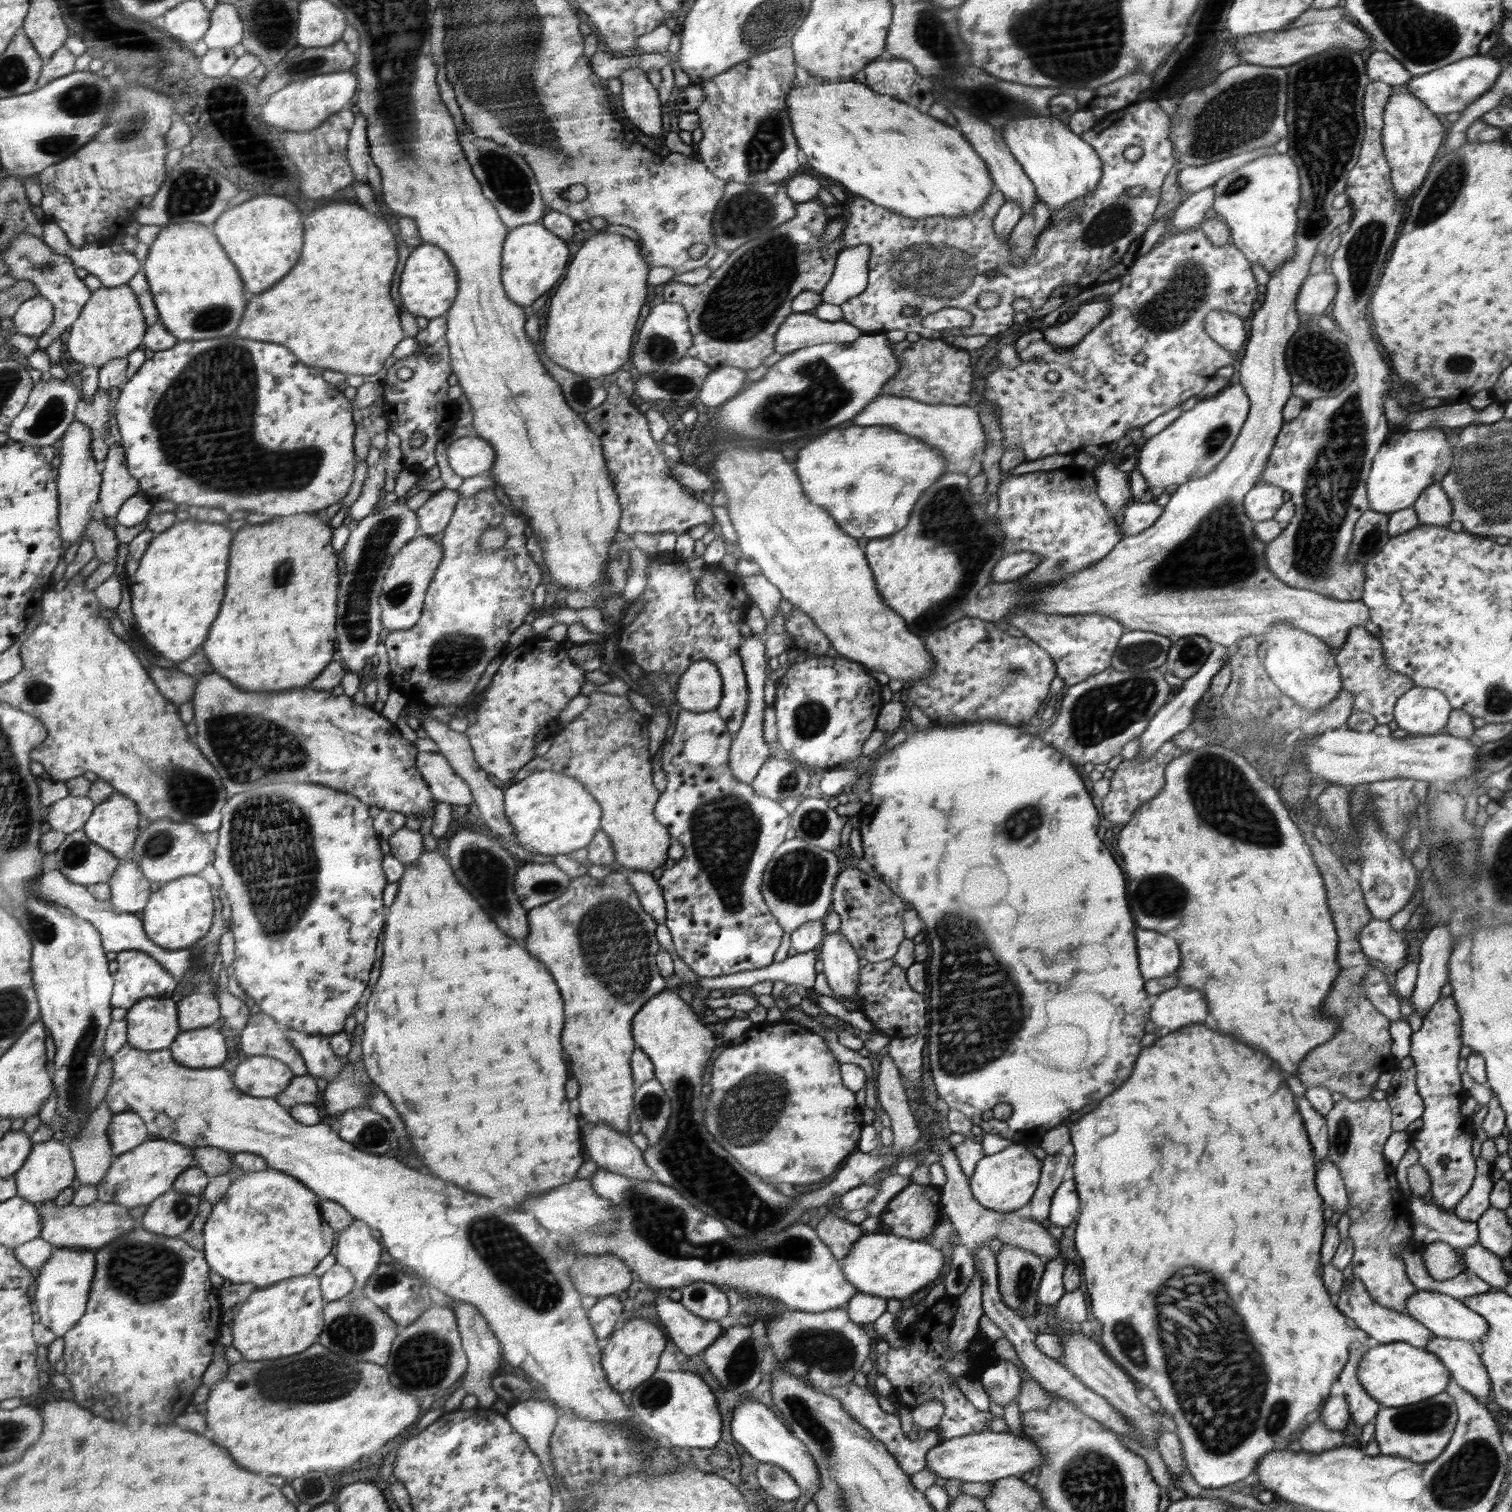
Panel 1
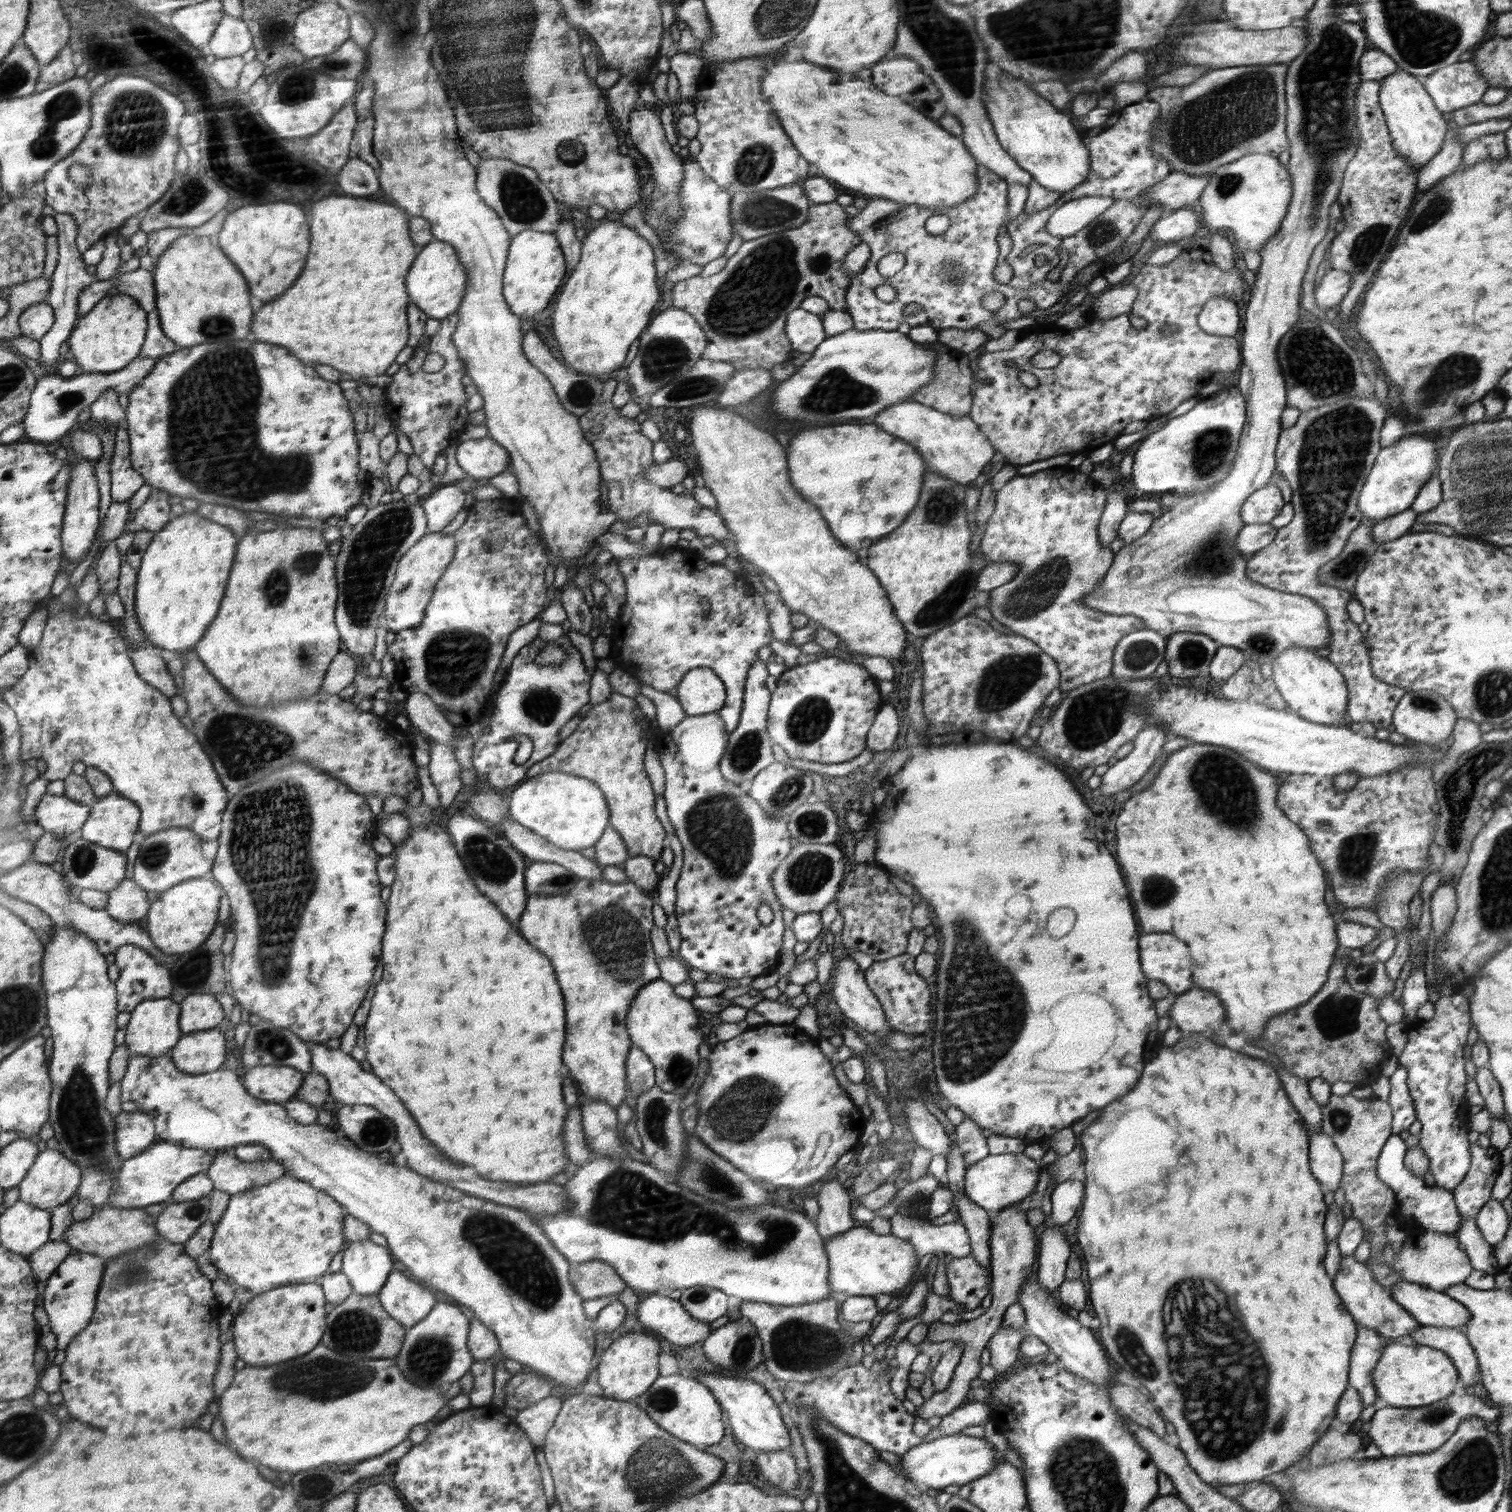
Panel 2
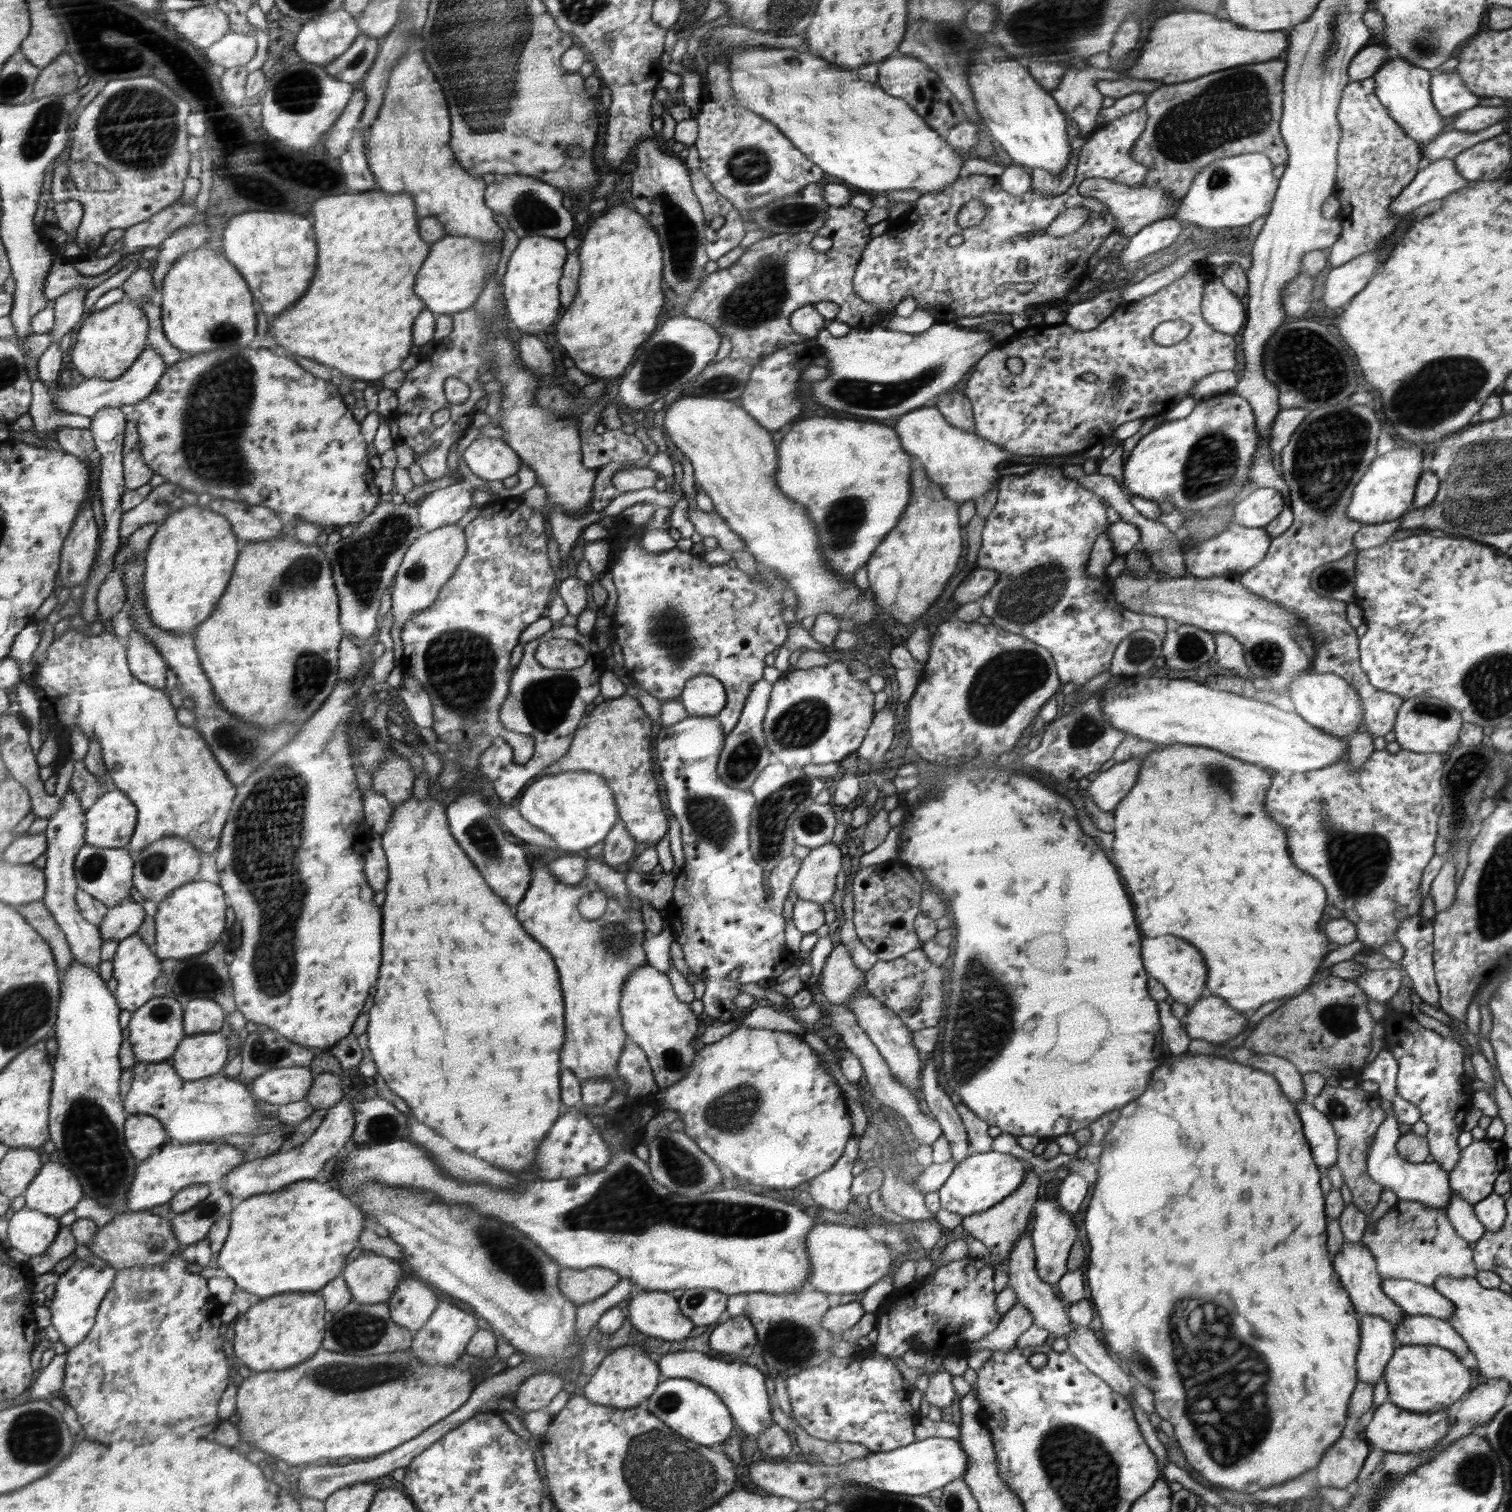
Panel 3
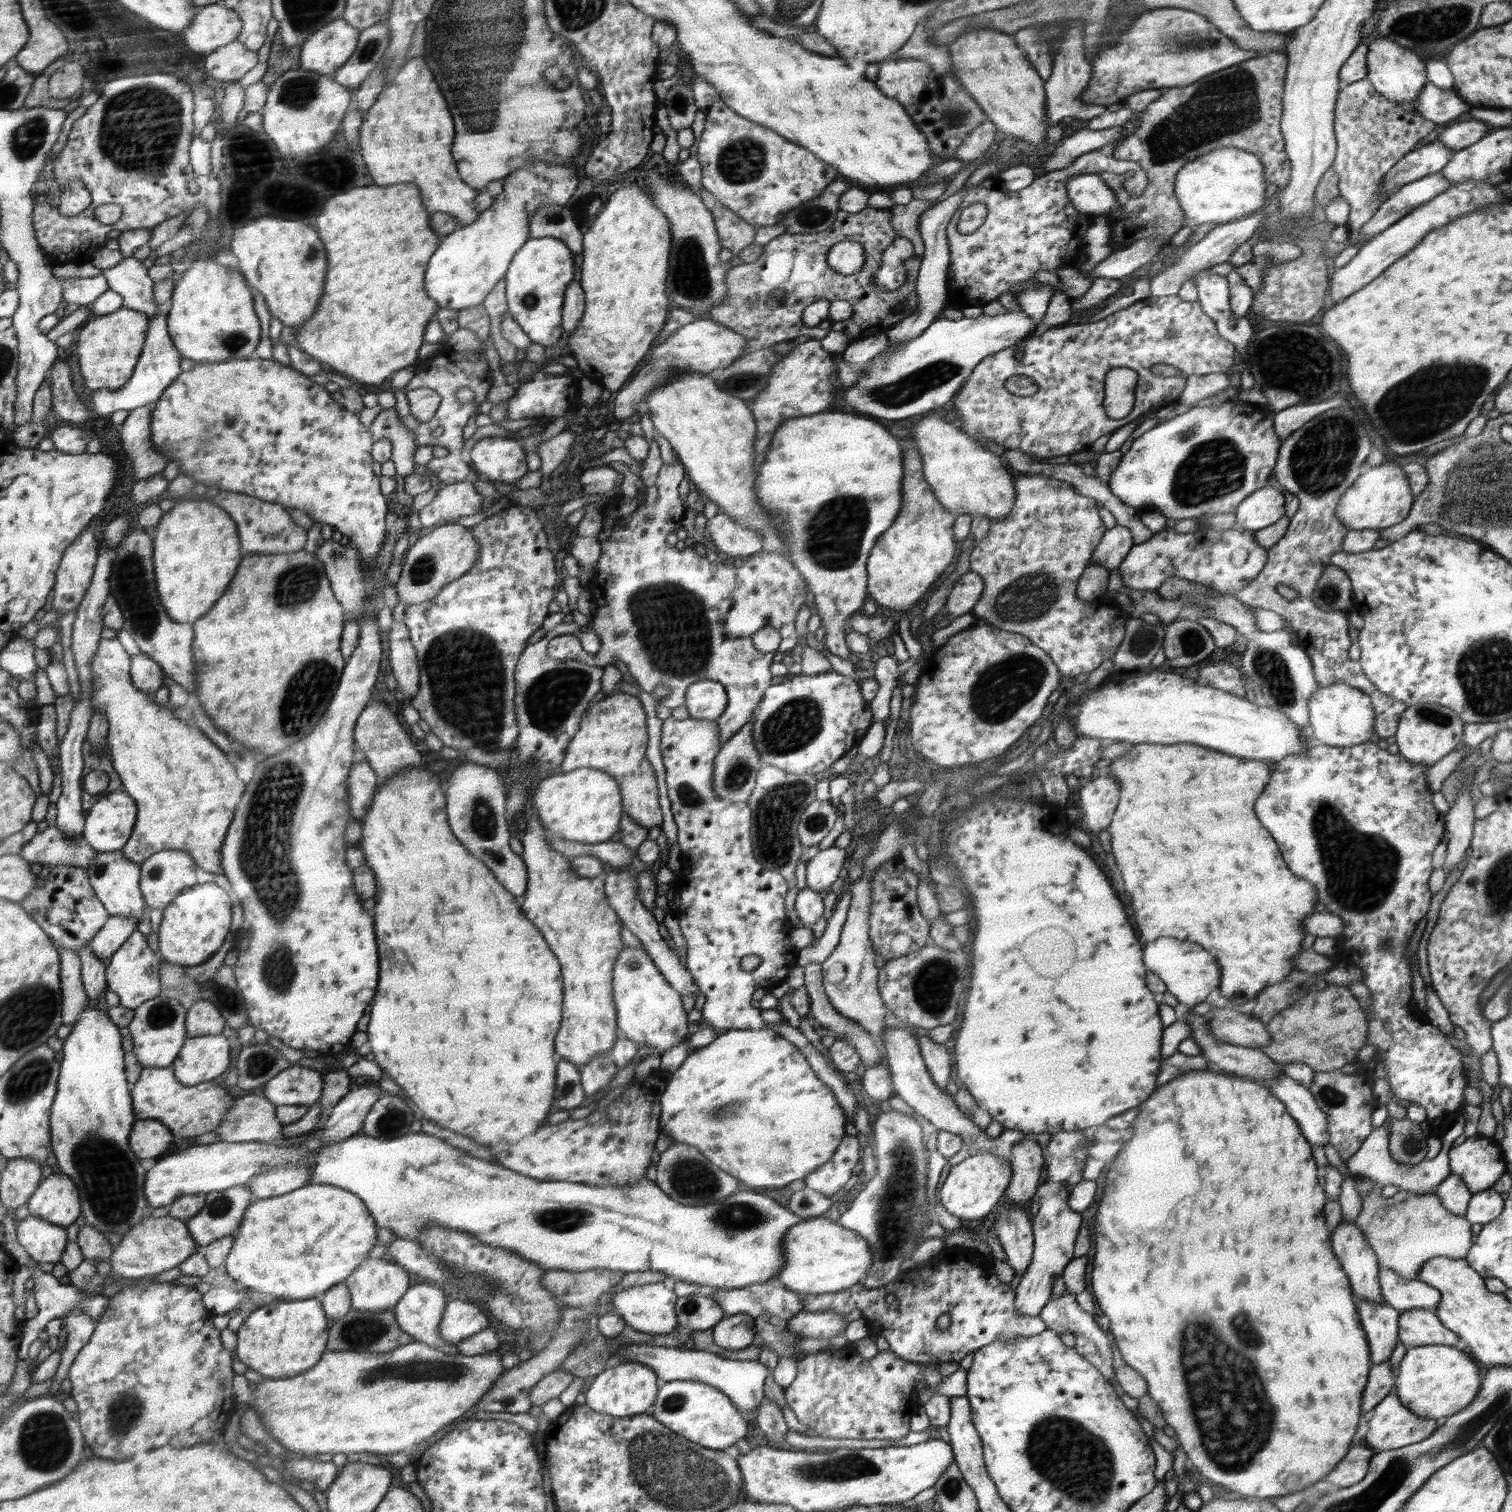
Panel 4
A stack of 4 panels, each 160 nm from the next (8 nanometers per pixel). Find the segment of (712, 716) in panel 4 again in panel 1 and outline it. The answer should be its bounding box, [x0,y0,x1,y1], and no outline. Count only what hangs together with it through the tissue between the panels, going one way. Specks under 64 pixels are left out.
[675,660,723,712]

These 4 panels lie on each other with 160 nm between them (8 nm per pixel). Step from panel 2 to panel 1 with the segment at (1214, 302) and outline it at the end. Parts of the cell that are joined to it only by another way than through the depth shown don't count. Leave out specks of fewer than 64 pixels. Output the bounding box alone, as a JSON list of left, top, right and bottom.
[1204,310,1247,356]

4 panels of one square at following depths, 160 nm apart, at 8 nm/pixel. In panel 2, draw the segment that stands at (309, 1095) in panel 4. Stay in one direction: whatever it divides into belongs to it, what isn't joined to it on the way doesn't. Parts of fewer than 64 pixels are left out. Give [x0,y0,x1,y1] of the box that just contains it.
[241,1066,304,1104]

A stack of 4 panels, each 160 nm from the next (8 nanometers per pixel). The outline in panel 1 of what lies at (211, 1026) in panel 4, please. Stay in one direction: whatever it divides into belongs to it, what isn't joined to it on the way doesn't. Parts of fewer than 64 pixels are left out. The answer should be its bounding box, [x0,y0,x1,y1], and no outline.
[179,991,220,1031]

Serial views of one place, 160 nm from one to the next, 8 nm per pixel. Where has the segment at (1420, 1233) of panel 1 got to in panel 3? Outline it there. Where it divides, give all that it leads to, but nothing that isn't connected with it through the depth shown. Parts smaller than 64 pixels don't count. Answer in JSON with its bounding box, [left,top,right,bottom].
[1366,1111,1452,1211]

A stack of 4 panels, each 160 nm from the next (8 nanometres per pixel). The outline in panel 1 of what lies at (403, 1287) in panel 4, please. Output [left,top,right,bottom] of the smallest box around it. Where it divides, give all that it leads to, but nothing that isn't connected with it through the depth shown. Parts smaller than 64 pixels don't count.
[336,1220,382,1289]

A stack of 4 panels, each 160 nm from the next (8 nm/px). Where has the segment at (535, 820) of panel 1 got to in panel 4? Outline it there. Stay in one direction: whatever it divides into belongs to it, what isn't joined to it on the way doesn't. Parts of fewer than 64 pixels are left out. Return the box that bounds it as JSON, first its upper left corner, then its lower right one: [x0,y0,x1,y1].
[530,768,623,843]

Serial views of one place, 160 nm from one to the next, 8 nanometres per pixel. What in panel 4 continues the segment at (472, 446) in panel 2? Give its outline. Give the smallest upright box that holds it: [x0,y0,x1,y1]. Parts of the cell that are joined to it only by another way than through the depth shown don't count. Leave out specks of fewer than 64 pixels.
[470,438,528,484]

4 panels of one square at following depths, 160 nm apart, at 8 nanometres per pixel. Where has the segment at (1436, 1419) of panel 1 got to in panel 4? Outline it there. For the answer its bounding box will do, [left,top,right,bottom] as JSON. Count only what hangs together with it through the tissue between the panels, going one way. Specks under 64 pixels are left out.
[1365,1394,1438,1451]

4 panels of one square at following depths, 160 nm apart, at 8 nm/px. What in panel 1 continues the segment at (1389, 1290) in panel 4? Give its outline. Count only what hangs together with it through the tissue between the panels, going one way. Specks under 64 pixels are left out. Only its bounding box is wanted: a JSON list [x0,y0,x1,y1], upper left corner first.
[1405,1291,1488,1342]

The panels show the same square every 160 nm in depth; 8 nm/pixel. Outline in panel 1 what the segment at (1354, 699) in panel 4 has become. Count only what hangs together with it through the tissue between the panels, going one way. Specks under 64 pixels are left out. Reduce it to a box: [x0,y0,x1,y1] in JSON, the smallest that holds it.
[1262,620,1343,716]

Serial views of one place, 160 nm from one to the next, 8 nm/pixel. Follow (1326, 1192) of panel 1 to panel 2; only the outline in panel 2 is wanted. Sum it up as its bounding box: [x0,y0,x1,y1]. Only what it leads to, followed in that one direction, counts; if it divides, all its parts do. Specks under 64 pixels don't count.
[1310,1131,1343,1191]

